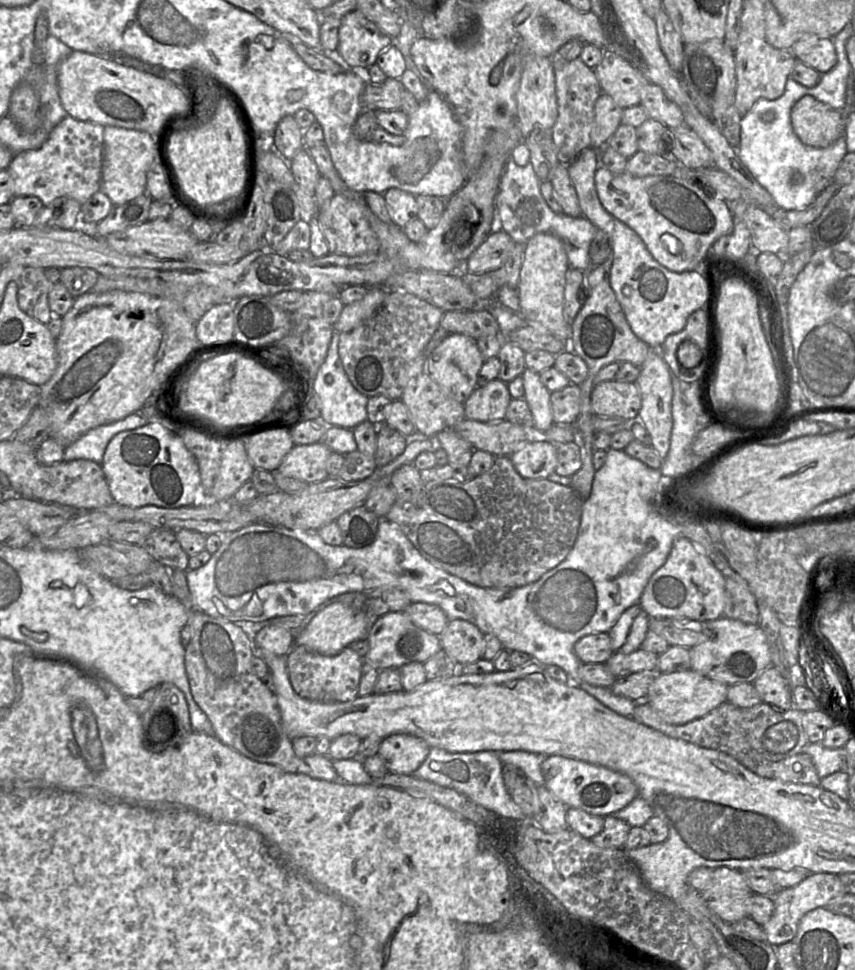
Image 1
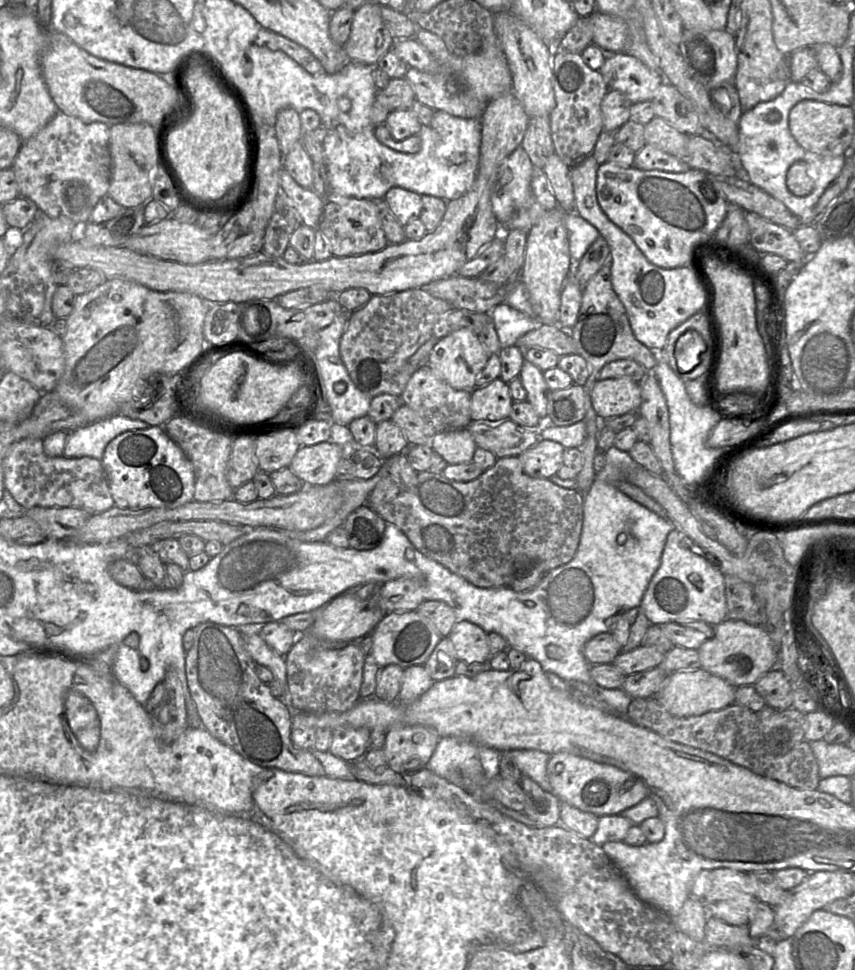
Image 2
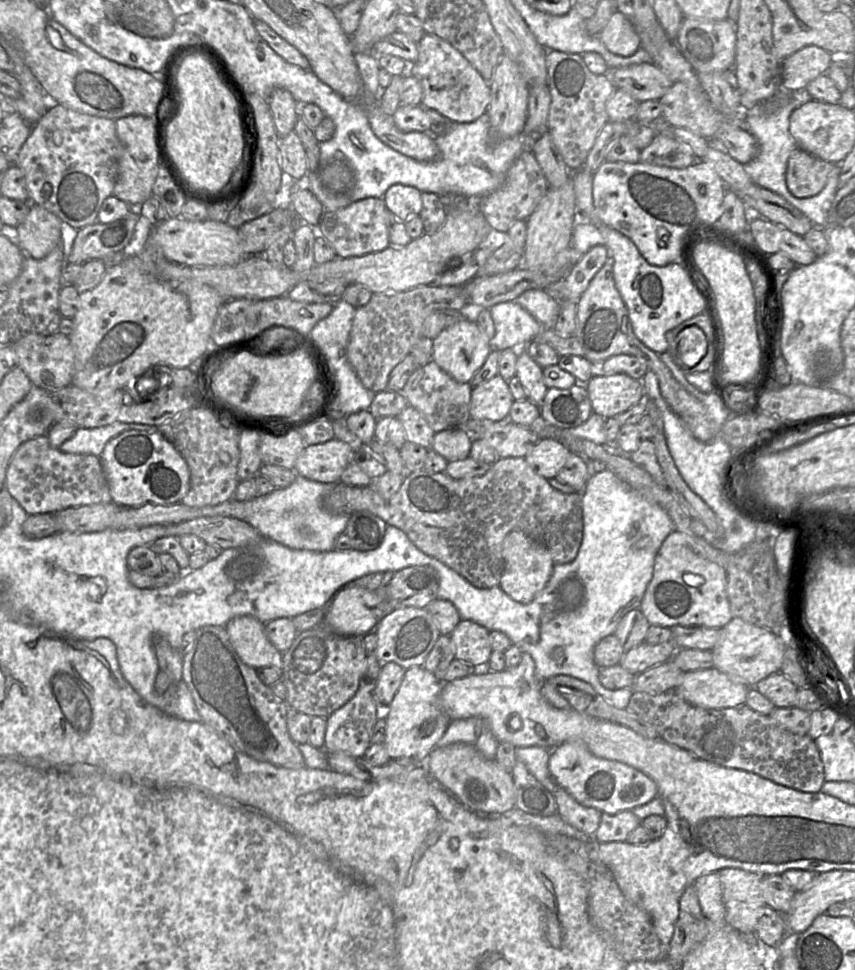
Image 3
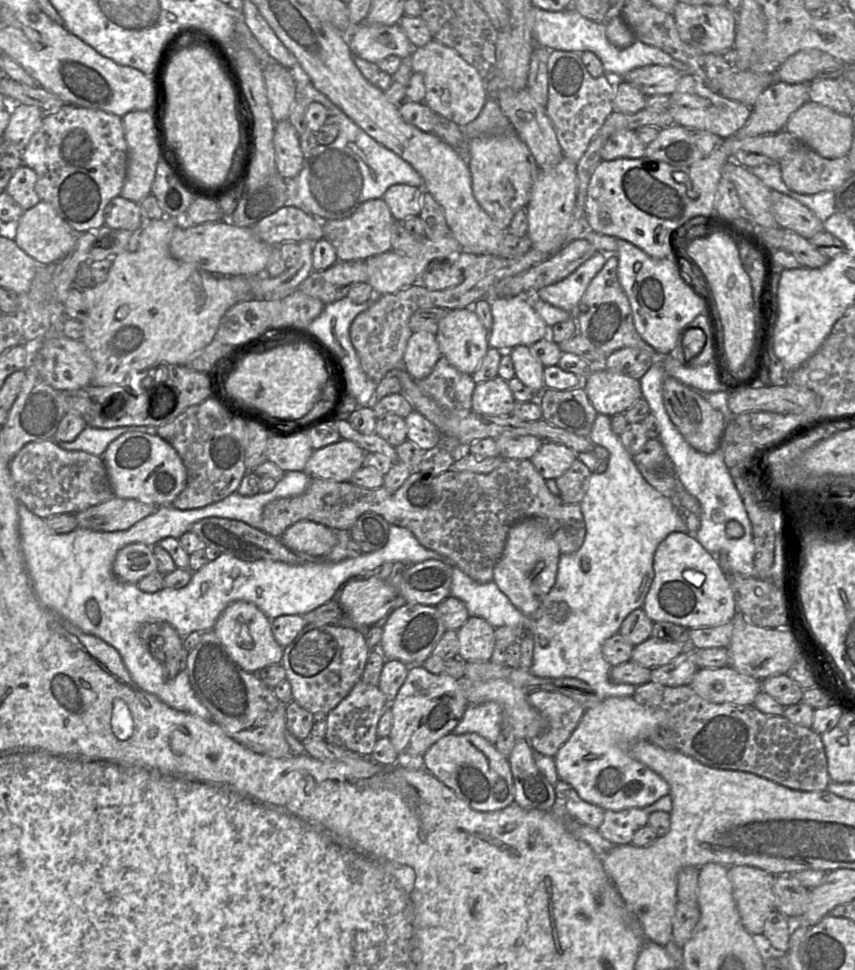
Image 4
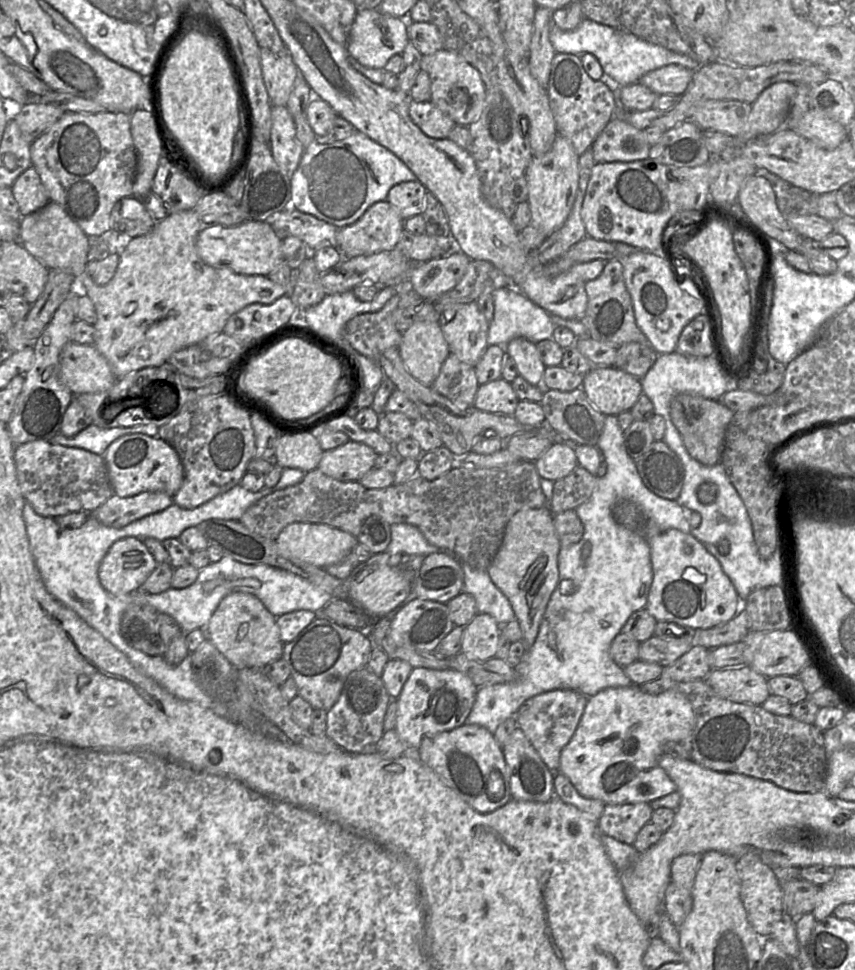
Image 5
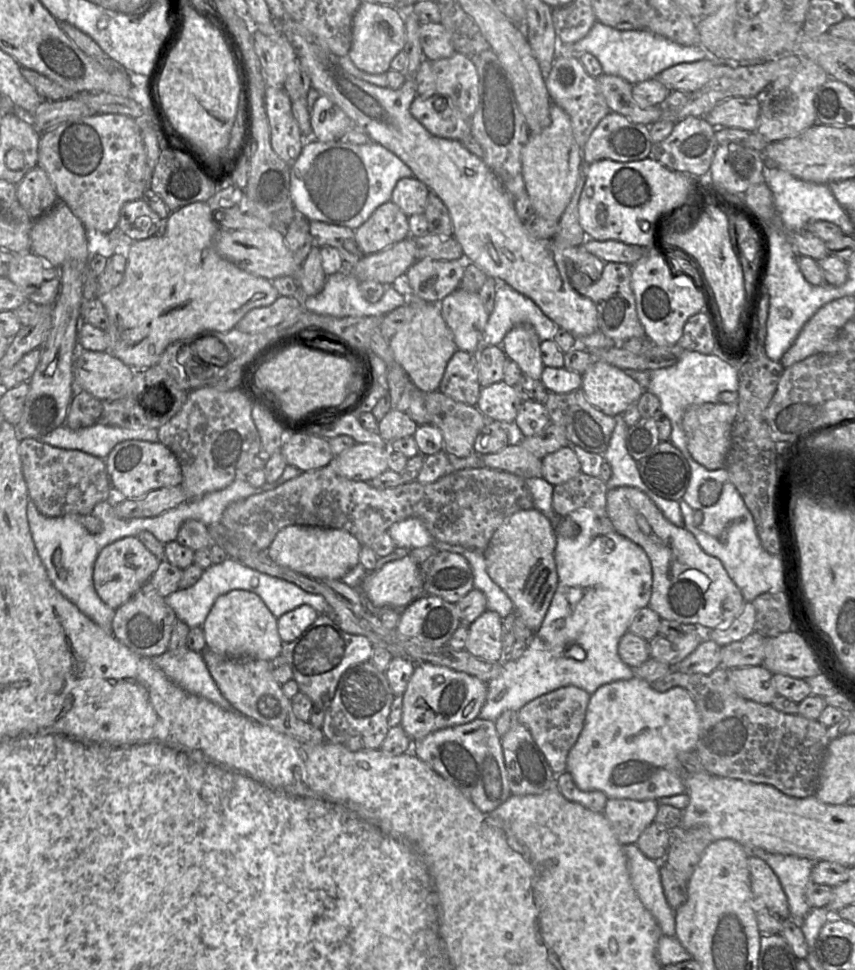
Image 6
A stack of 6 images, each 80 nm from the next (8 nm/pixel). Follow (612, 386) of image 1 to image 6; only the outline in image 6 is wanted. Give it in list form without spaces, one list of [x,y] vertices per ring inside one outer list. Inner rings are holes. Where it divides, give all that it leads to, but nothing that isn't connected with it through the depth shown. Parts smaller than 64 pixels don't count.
[[[594,359],[582,374],[581,389],[593,406],[612,417],[637,404],[645,391],[624,370],[600,359]]]

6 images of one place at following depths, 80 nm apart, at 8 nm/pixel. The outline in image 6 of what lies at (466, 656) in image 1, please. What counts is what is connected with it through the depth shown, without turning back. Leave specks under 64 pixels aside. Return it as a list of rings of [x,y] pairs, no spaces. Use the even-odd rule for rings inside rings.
[[[486,610],[469,625],[465,650],[489,662],[504,661],[501,638],[502,618]]]

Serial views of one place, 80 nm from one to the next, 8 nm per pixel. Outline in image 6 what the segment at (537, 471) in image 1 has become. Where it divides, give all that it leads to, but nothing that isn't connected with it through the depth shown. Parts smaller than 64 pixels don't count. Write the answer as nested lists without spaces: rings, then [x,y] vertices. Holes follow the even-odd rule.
[[[569,445],[542,458],[542,478],[553,486],[565,483],[580,472],[579,459]]]

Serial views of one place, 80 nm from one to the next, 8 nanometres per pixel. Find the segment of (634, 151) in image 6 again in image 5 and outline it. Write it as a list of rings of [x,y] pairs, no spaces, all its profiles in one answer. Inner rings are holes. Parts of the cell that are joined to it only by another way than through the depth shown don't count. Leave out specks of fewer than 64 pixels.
[[[615,115],[594,140],[591,151],[596,163],[632,162],[649,158],[651,145],[643,130]]]

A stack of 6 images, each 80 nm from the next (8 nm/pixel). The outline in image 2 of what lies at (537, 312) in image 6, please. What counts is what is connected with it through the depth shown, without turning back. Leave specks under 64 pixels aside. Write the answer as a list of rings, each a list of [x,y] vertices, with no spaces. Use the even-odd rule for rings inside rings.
[[[507,303],[495,306],[490,315],[501,347],[516,345],[521,336],[541,324],[537,318],[530,318]]]

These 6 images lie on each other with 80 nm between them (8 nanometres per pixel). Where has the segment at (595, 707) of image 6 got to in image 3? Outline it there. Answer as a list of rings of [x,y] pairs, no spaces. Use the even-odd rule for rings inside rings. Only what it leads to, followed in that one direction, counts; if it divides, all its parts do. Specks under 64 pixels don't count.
[[[569,740],[551,750],[549,771],[578,803],[608,814],[632,810],[658,796],[657,784],[648,775],[625,763],[593,755],[582,740]]]

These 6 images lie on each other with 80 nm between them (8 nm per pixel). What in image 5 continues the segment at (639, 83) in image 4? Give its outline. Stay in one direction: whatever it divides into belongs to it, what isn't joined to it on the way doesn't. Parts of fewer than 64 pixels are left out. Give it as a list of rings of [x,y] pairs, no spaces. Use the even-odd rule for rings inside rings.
[[[670,64],[644,74],[637,82],[659,95],[683,95],[693,75],[693,70],[682,65]]]

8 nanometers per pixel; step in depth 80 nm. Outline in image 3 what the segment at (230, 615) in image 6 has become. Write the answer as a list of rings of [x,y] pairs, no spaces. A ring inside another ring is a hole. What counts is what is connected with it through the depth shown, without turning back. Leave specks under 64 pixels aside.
[[[238,616],[225,626],[229,640],[240,659],[255,669],[274,667],[282,669],[283,653],[269,641],[265,624],[252,616]]]

